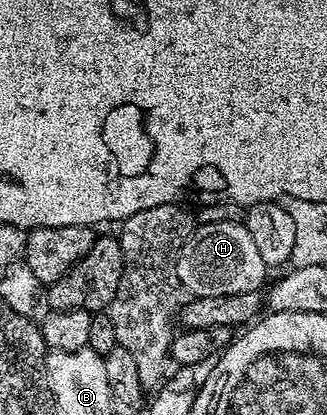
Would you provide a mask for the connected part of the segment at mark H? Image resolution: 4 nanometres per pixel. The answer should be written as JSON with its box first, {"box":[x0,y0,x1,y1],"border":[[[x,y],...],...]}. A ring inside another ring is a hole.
{"box":[177,222,269,296],"border":[[[234,222],[199,225],[177,254],[180,287],[192,296],[225,296],[254,292],[265,287],[264,275],[269,275],[269,272],[268,265],[262,262],[248,231],[243,224]]]}

